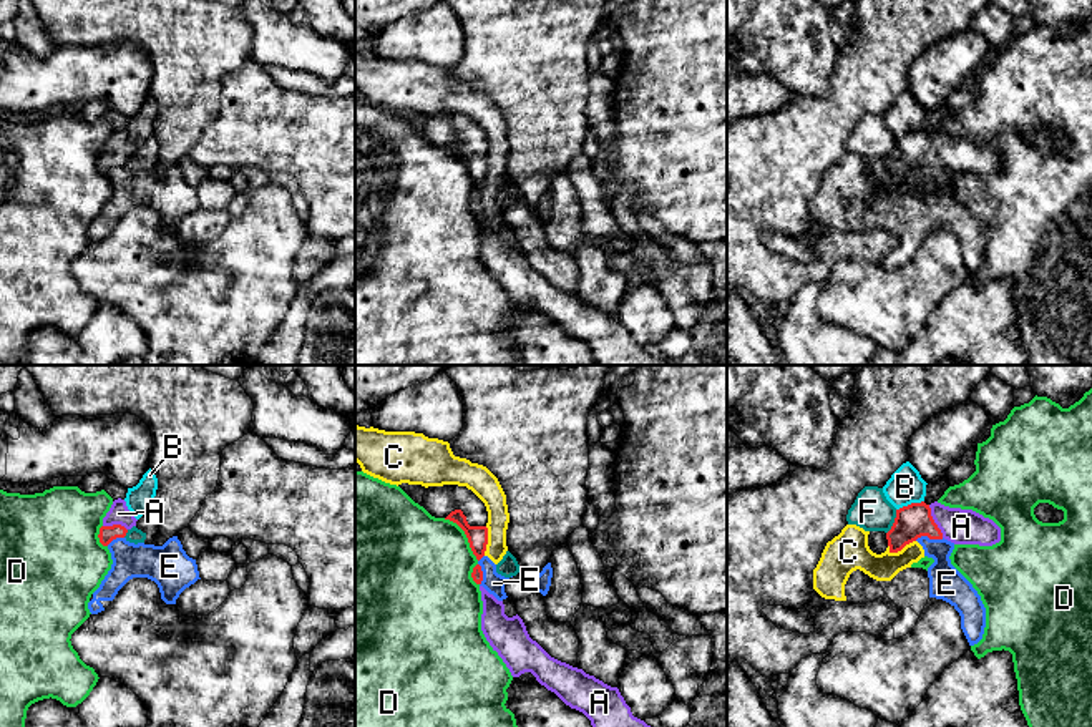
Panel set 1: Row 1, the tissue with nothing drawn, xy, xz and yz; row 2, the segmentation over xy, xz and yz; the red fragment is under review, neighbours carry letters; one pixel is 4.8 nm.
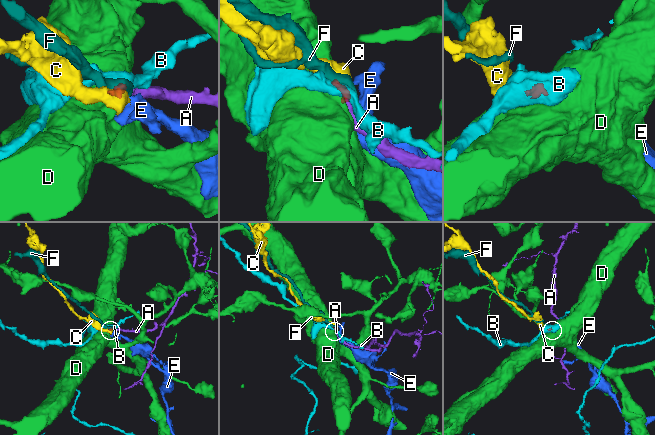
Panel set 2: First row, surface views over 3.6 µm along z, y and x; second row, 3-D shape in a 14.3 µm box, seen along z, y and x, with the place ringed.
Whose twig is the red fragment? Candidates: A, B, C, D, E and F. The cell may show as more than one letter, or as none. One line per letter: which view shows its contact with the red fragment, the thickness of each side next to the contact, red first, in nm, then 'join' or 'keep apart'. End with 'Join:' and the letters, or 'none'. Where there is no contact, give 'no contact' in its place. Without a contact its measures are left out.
A: yz | 170/180 nm | join
B: yz | 170/170 nm | keep apart
C: yz | 170/190 nm | keep apart
D: xz | 100/480 nm | keep apart
E: xz | 60/100 nm | keep apart
F: yz | 170/190 nm | keep apart
Join: A

